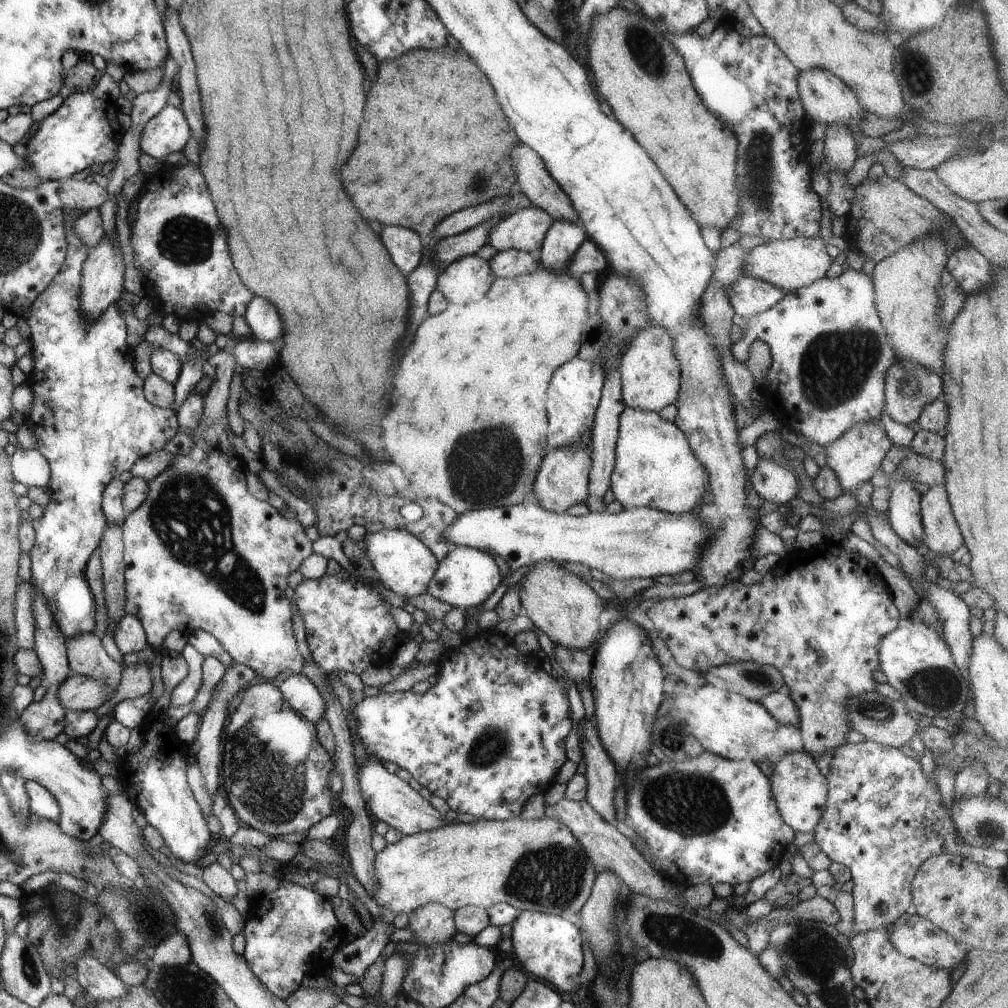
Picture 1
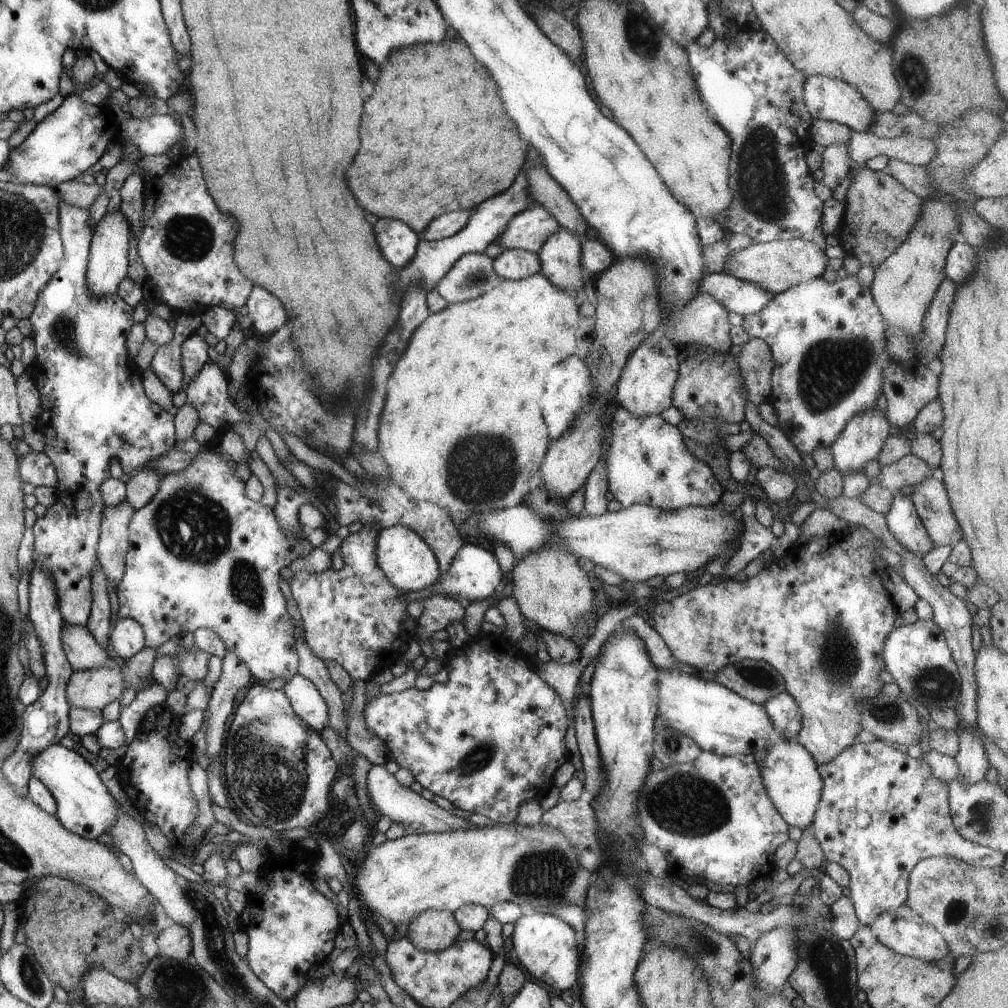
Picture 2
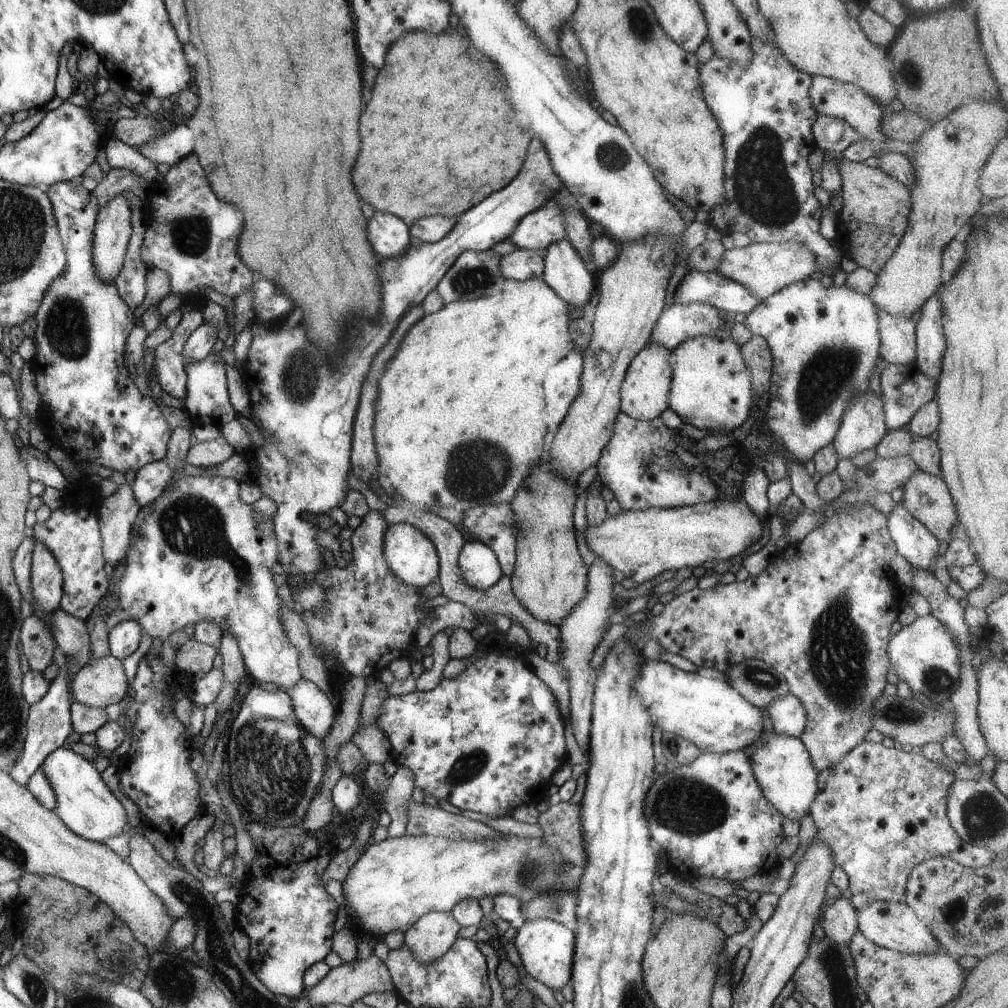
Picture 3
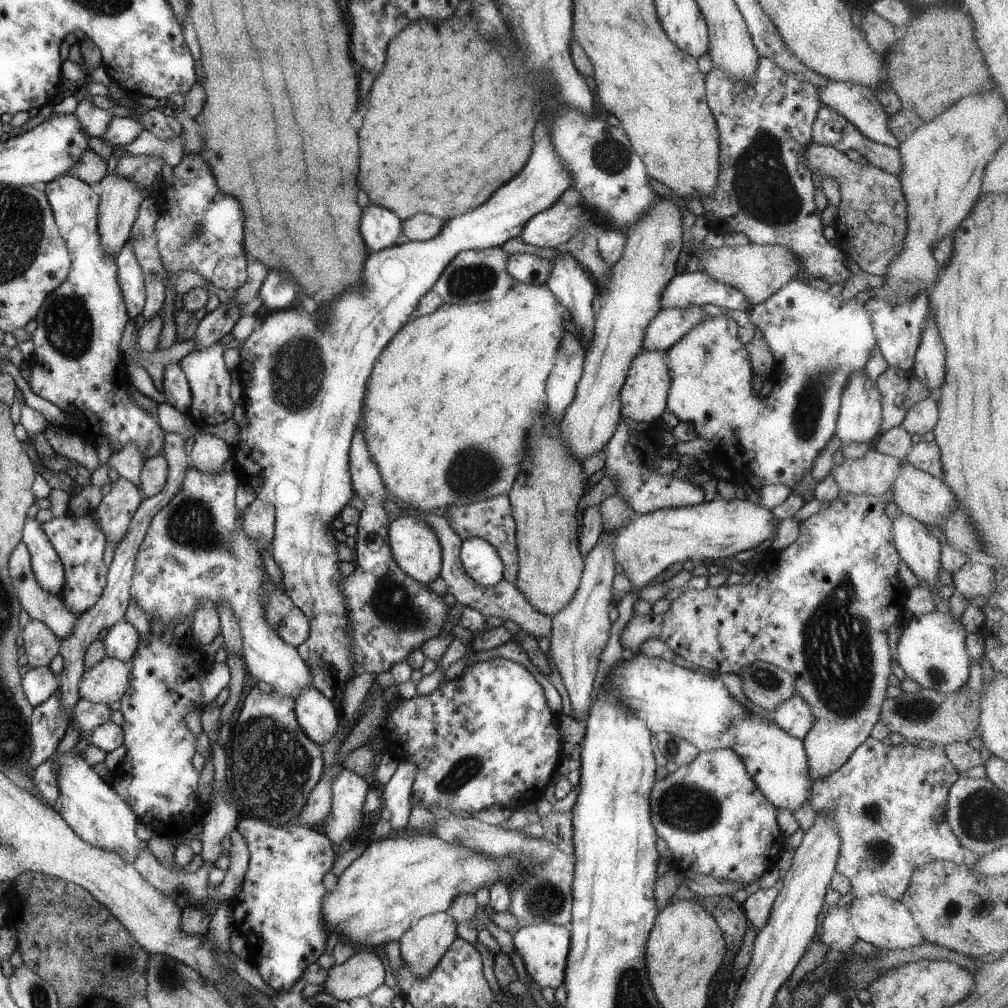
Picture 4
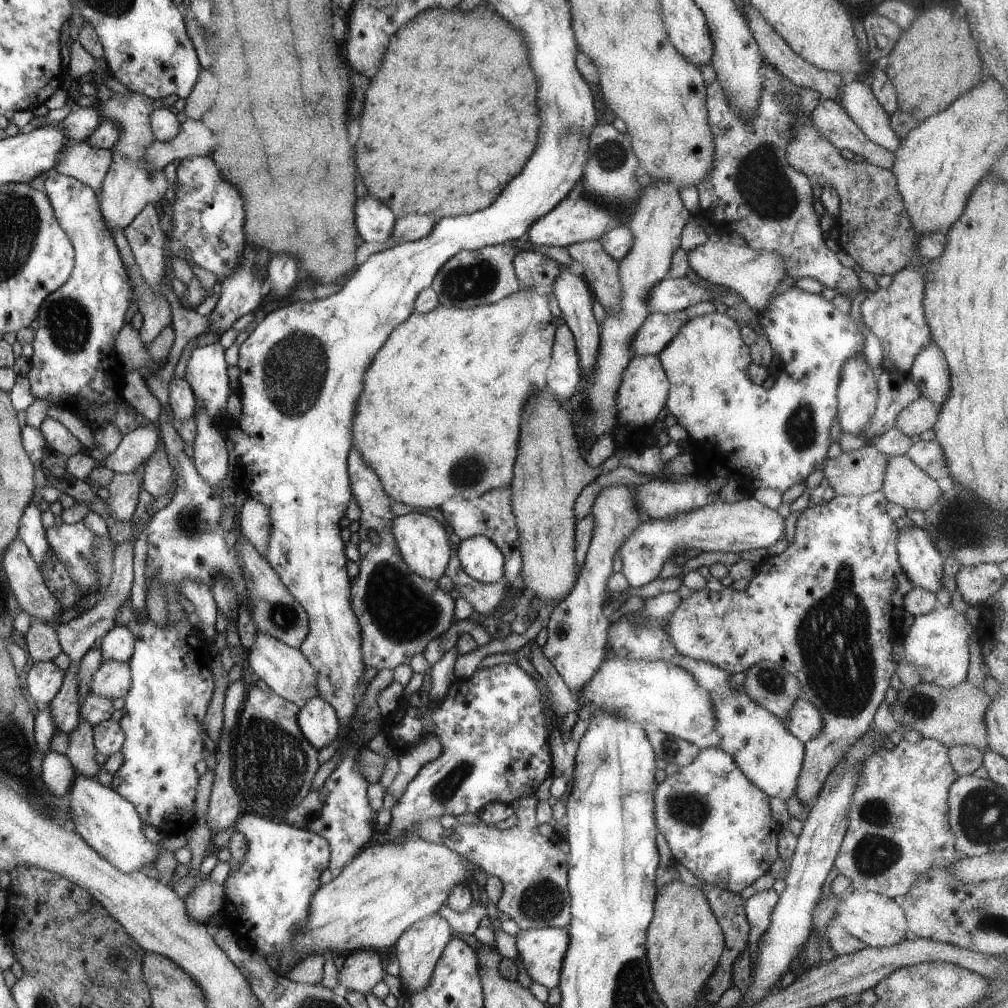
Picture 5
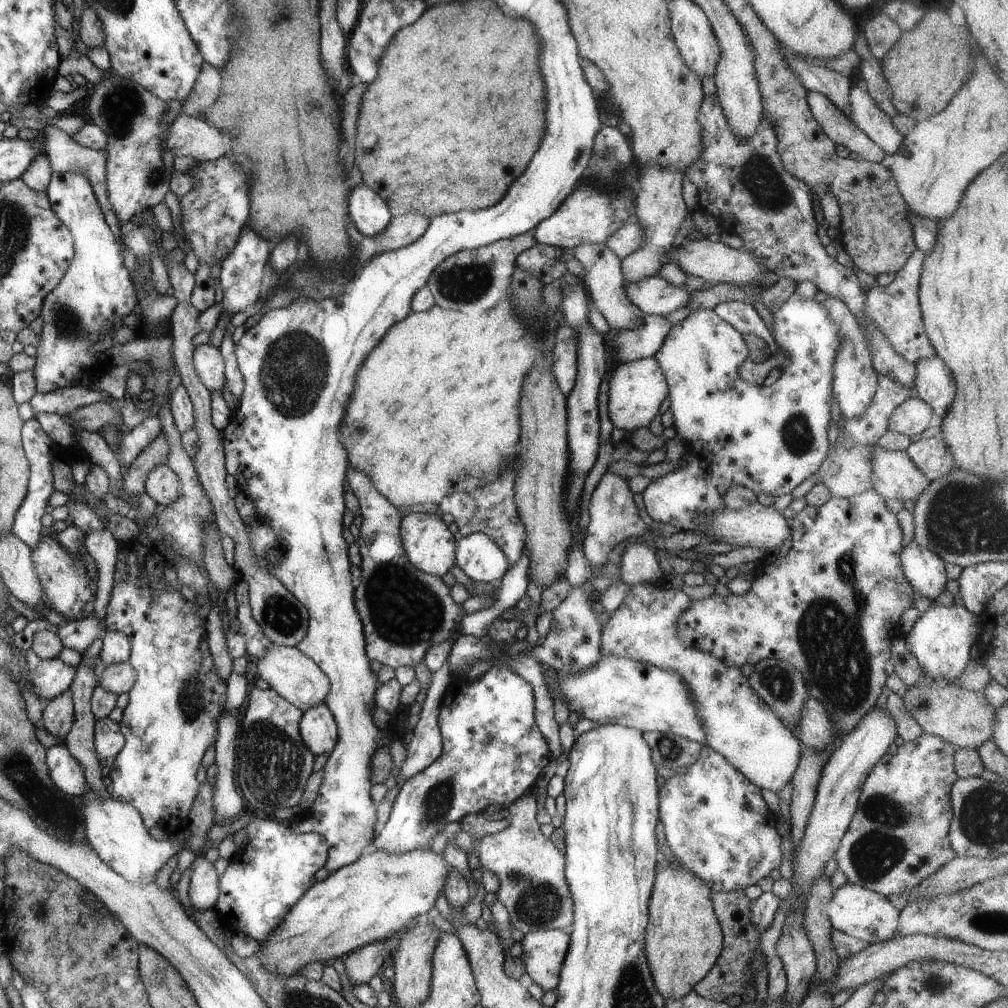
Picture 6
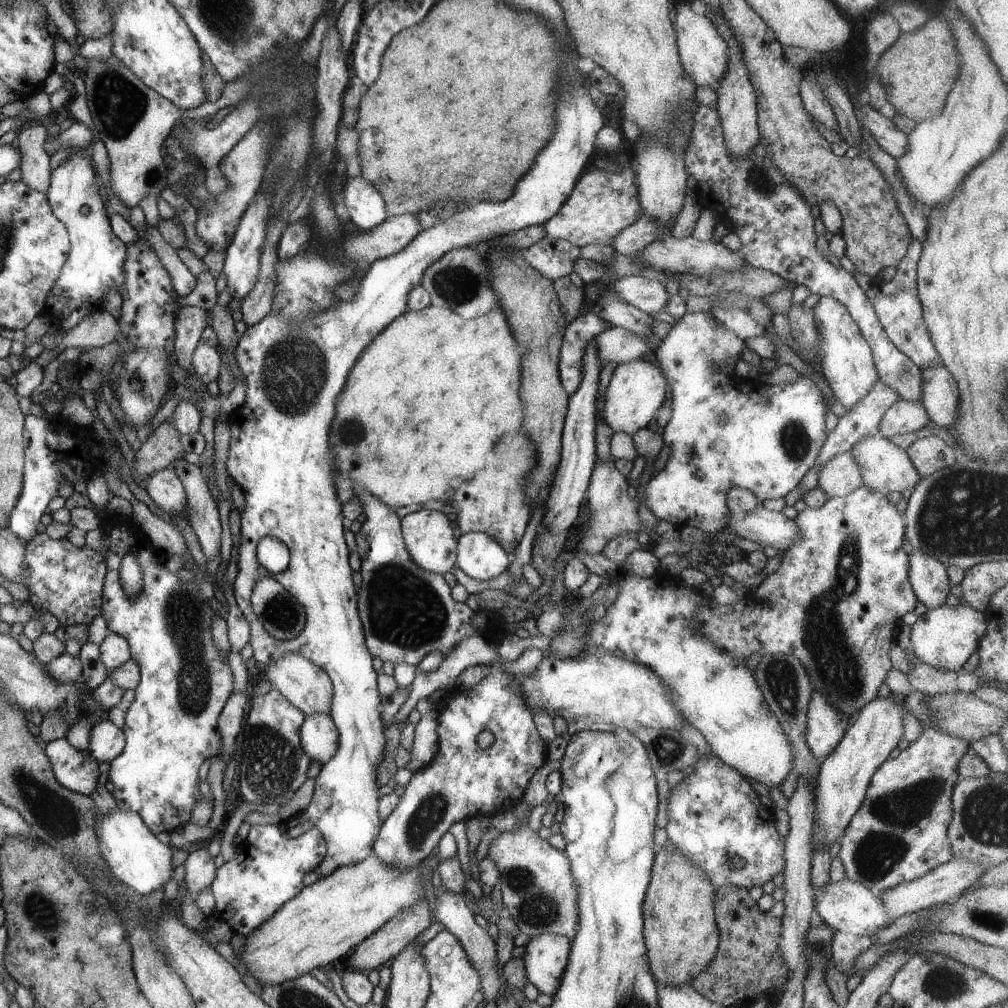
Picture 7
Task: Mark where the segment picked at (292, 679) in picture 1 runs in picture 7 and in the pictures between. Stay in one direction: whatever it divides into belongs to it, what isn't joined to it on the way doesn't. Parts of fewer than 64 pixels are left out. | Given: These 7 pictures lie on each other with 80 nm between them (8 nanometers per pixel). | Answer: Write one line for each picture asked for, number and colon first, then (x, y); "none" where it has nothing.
2: (306, 701)
3: (315, 712)
4: (318, 718)
5: (317, 720)
6: (317, 728)
7: (318, 736)

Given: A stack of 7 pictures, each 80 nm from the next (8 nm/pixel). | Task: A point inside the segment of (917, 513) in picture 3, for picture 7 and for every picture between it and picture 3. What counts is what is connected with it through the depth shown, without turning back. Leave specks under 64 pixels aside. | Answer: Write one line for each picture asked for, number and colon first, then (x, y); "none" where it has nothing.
4: (918, 494)
5: (904, 483)
6: (896, 477)
7: (886, 468)

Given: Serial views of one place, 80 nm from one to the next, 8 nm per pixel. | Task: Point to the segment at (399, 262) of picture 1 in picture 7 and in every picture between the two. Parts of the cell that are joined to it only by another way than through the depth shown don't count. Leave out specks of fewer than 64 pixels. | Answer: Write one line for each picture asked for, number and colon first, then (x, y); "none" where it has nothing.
2: (398, 244)
3: (389, 236)
4: (379, 227)
5: (374, 221)
6: (370, 214)
7: (366, 207)

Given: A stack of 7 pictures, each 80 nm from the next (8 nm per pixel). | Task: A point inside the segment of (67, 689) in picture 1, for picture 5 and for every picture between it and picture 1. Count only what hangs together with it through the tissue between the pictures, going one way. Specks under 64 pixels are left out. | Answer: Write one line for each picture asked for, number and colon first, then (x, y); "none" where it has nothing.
2: (92, 689)
3: (102, 682)
4: (105, 683)
5: (113, 679)

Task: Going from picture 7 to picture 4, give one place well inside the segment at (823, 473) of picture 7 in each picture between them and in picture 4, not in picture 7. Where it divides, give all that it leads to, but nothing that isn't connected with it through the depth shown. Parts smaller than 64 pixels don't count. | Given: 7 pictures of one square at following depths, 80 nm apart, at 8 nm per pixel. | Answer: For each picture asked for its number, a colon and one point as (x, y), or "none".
4: (873, 474)
5: (860, 472)
6: (846, 473)

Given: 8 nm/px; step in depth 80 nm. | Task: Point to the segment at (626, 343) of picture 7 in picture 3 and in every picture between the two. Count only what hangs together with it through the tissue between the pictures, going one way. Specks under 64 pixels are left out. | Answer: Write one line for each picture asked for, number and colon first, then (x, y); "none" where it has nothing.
3: (678, 322)
4: (669, 325)
5: (657, 330)
6: (628, 345)

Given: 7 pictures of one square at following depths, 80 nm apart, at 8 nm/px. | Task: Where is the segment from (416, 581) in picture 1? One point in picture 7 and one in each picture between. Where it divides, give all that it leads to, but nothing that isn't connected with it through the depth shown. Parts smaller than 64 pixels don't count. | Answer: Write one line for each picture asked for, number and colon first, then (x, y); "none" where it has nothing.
2: (407, 560)
3: (411, 555)
4: (415, 546)
5: (424, 542)
6: (429, 541)
7: (430, 537)

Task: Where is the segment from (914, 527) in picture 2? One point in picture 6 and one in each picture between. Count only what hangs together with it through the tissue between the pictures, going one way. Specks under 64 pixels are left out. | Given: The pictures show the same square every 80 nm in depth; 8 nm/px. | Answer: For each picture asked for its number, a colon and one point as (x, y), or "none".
3: (917, 544)
4: (921, 551)
5: (922, 562)
6: (923, 570)

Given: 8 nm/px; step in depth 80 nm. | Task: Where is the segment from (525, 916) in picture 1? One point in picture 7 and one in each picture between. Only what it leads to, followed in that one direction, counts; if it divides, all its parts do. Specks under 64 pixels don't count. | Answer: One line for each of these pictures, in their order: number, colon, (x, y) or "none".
2: (546, 946)
3: (546, 947)
4: (543, 947)
5: (542, 950)
6: (542, 952)
7: (546, 955)

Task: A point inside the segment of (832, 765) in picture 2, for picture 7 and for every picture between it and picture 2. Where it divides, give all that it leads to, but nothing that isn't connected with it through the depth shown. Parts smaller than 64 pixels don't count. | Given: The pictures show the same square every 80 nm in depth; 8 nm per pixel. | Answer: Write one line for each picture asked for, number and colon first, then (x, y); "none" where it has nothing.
3: (884, 810)
4: (888, 802)
5: (898, 828)
6: (899, 836)
7: (899, 834)

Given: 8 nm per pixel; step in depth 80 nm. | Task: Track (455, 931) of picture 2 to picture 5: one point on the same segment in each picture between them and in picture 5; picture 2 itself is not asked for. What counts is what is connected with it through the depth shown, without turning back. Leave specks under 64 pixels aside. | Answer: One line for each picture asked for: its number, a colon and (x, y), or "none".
3: (432, 935)
4: (423, 944)
5: (417, 950)

